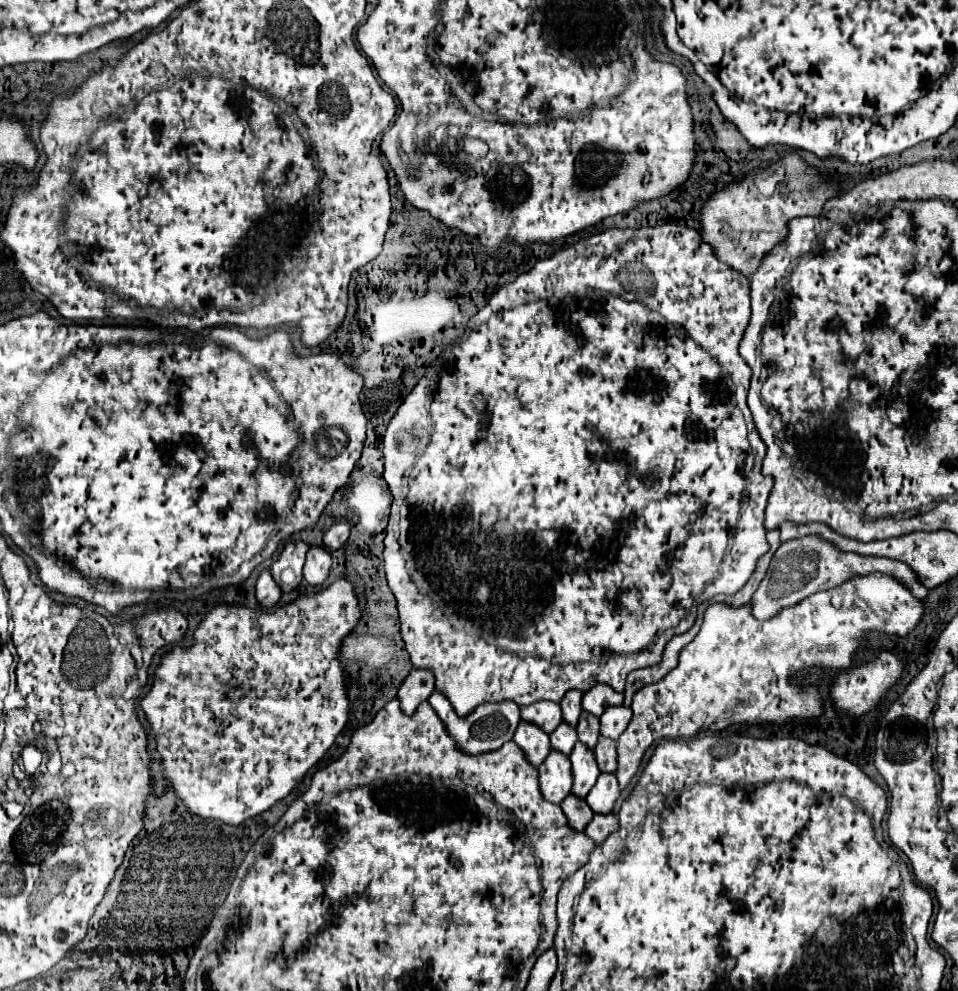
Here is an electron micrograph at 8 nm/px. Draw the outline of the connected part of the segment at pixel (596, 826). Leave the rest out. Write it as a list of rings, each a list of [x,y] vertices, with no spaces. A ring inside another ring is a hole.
[[[609,812],[609,814],[595,814],[593,820],[587,824],[585,832],[589,838],[593,838],[595,844],[599,844],[599,840],[603,840],[603,836],[615,832],[615,828],[619,828],[619,820],[613,812]]]

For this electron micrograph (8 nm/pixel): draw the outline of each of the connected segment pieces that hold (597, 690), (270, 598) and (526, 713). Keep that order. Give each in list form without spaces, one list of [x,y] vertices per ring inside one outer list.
[[[595,684],[593,688],[589,688],[583,694],[583,708],[595,716],[603,714],[603,706],[611,706],[611,704],[621,704],[623,702],[623,694],[615,692],[611,686],[607,684]]]
[[[263,570],[257,578],[257,600],[261,606],[273,606],[281,598],[281,588],[273,580],[273,574],[269,570]]]
[[[551,700],[521,706],[521,718],[541,726],[547,734],[551,734],[559,726],[559,722],[563,720],[561,718],[561,706],[557,702],[551,702]]]

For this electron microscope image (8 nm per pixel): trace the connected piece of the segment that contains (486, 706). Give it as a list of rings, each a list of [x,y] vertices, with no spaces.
[[[433,690],[433,694],[429,696],[429,704],[435,708],[439,718],[443,720],[447,732],[457,740],[457,746],[467,754],[481,754],[481,752],[491,752],[491,750],[501,748],[501,744],[505,744],[513,738],[513,732],[519,722],[519,706],[513,700],[483,702],[483,704],[475,706],[475,710],[463,718],[455,714],[455,710],[451,708],[451,702],[439,690]]]

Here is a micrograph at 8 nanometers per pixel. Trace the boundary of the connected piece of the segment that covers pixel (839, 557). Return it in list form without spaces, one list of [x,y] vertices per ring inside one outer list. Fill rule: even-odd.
[[[805,536],[805,538],[795,538],[795,540],[787,540],[779,546],[779,550],[775,552],[769,570],[765,574],[765,578],[761,580],[751,604],[753,604],[753,616],[759,620],[767,620],[771,618],[775,612],[797,604],[799,600],[827,590],[827,588],[835,588],[839,584],[843,584],[843,580],[855,576],[855,574],[871,574],[871,572],[883,572],[883,574],[891,574],[895,578],[899,578],[903,584],[907,584],[913,592],[913,596],[917,598],[927,598],[929,588],[925,588],[919,582],[919,576],[915,574],[913,568],[909,568],[909,564],[903,564],[899,560],[887,560],[887,558],[873,558],[873,556],[859,556],[853,552],[843,552],[839,550],[835,544],[831,544],[829,540],[821,538],[821,536]]]

